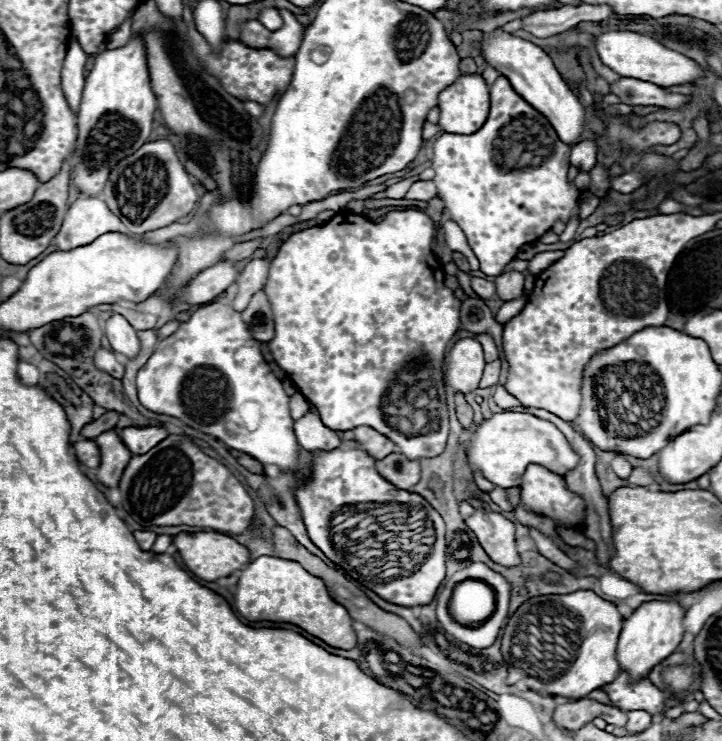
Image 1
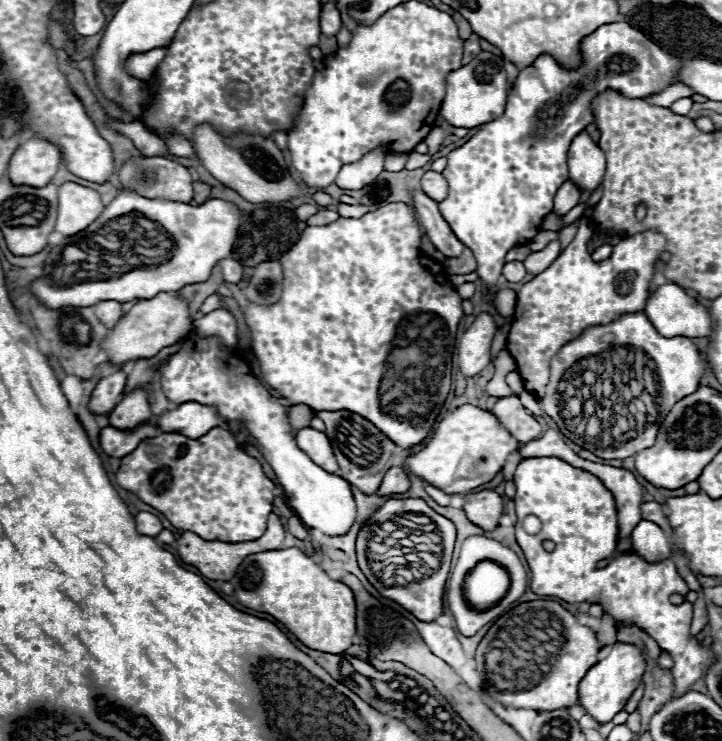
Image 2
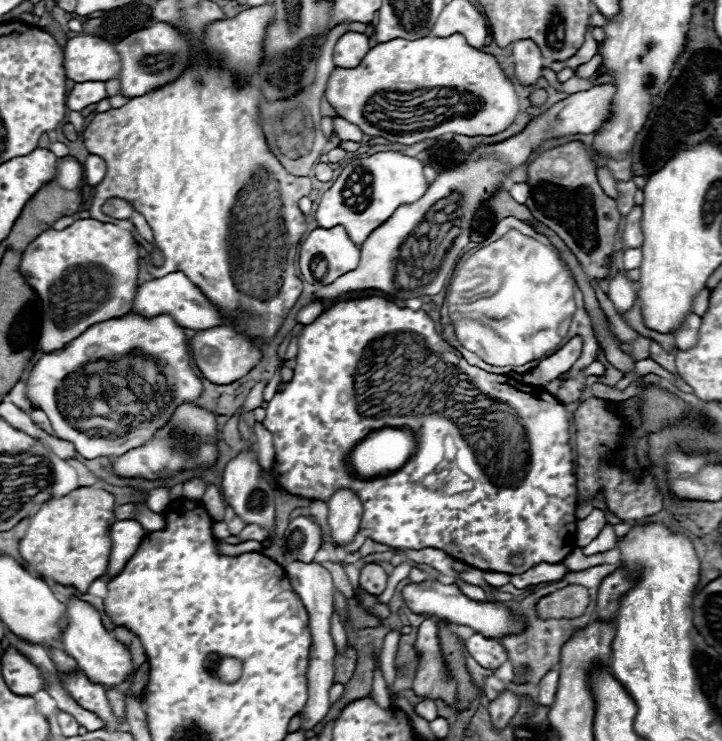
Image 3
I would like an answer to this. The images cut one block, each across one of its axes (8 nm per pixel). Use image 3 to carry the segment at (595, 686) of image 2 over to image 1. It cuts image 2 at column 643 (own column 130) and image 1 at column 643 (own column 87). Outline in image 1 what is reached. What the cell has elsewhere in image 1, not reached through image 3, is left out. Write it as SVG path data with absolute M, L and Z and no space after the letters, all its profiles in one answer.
M674 598L652 600L638 606L634 614L624 622L618 640L616 658L620 662L620 670L628 672L630 676L646 676L652 670L652 666L660 664L666 656L670 656L684 638L684 626L682 626L684 616L686 608L682 608L680 602Z

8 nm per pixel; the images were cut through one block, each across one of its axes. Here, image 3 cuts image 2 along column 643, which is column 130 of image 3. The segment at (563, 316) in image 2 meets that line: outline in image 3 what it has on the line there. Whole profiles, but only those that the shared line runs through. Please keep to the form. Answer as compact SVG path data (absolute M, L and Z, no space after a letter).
M94 218L76 220L64 230L46 230L22 254L20 274L42 304L36 354L62 350L90 326L120 318L134 306L140 272L138 242L132 232Z

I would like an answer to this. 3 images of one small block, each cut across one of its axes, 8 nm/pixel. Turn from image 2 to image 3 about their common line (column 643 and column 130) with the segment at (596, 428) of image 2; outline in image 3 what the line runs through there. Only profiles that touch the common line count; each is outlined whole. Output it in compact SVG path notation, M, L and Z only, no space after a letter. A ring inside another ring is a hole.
M126 314L122 318L94 324L76 340L68 342L60 352L44 354L34 364L26 390L30 402L44 408L44 412L48 414L54 434L62 440L72 442L80 456L90 460L100 456L114 458L152 440L154 434L164 428L164 424L174 416L180 404L196 402L202 396L204 384L198 378L194 366L190 366L190 360L192 354L184 328L176 324L170 314L158 314L152 318ZM90 418L104 420L106 430L98 430L96 436L88 436Z

